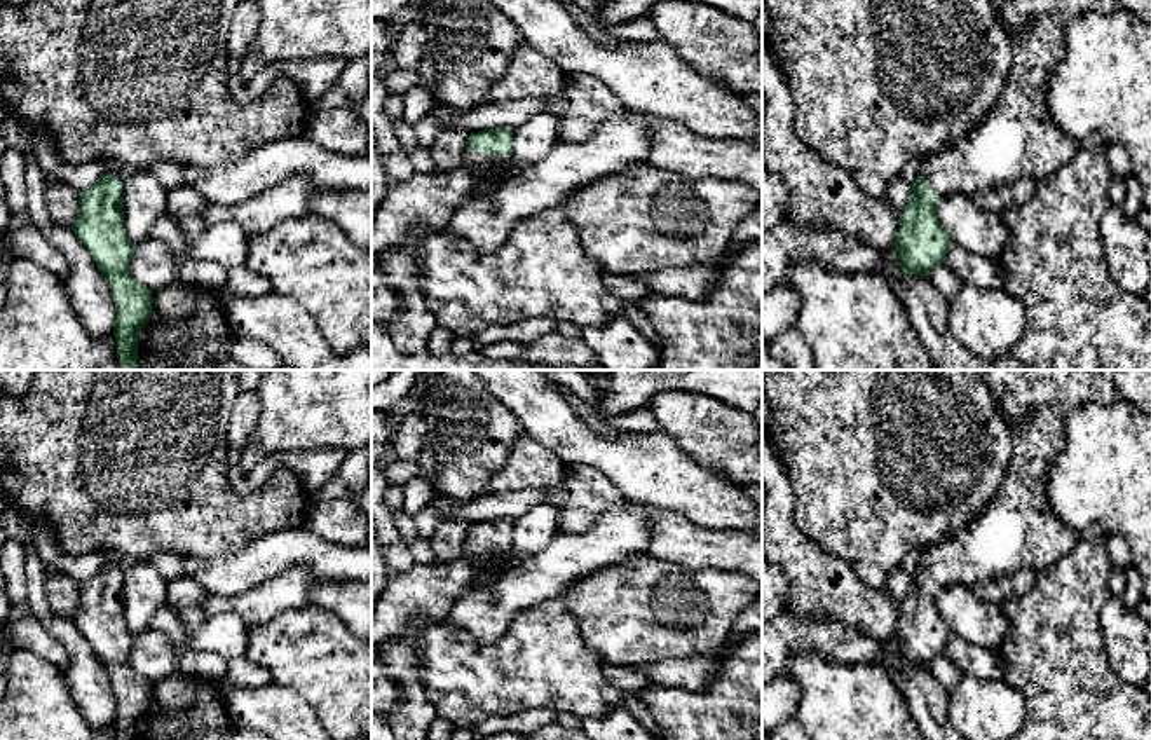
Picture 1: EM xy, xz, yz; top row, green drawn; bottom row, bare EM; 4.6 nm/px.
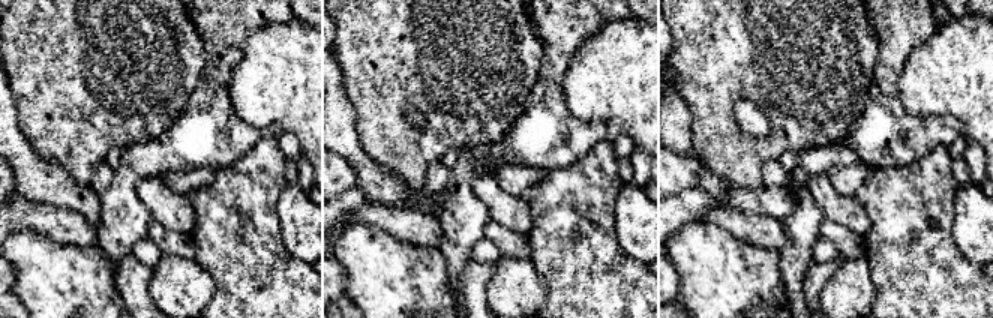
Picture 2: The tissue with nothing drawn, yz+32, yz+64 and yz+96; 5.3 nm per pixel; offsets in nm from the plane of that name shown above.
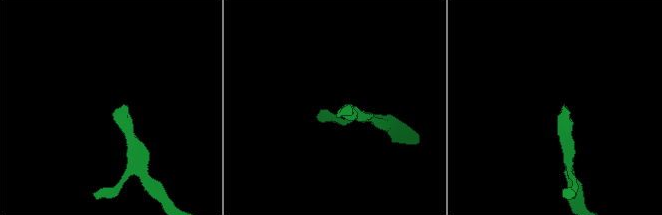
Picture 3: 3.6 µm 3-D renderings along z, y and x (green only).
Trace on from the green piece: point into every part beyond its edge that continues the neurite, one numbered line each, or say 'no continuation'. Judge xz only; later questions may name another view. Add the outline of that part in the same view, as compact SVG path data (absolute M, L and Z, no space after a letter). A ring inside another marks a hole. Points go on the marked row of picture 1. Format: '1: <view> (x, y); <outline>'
1: xz (487, 163); M464 152L462 164L483 173L485 176L476 185L473 197L488 195L499 188L502 180L499 171L509 161L511 155L499 155L492 152Z

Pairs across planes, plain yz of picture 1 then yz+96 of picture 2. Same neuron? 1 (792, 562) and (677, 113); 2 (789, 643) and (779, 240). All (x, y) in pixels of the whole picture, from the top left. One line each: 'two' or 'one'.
1: one
2: one

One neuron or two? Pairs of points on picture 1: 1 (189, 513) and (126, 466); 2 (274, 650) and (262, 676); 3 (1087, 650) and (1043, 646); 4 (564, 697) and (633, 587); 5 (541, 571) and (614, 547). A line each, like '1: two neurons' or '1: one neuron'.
1: one neuron
2: two neurons
3: one neuron
4: two neurons
5: one neuron

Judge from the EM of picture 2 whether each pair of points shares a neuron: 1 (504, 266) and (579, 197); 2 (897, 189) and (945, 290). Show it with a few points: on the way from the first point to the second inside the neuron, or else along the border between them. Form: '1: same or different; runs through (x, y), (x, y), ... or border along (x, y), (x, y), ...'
1: different; border along (530, 258), (546, 290)
2: same; runs through (906, 215), (906, 246), (920, 264)

